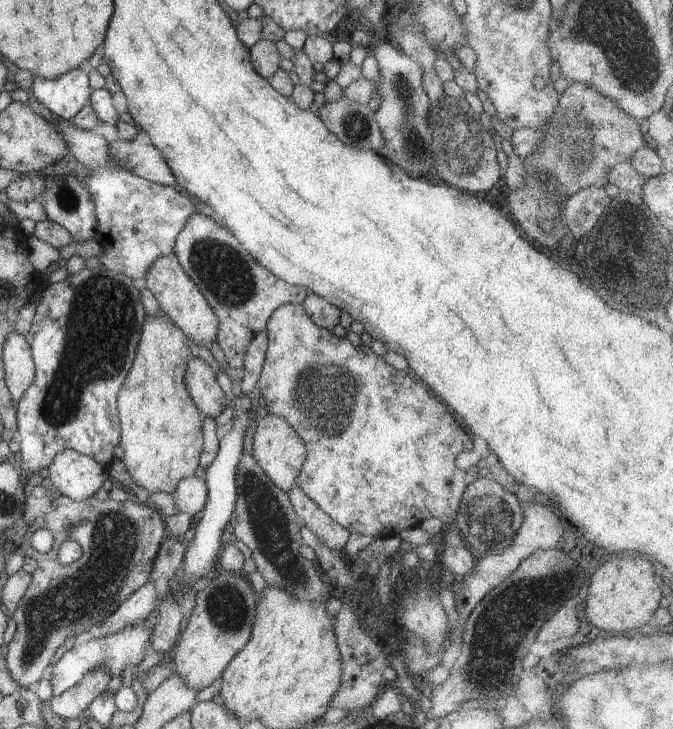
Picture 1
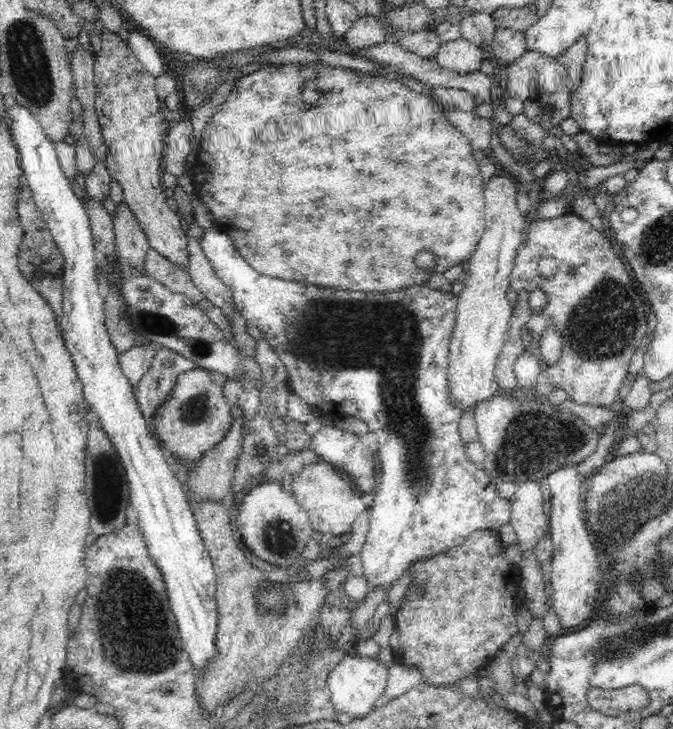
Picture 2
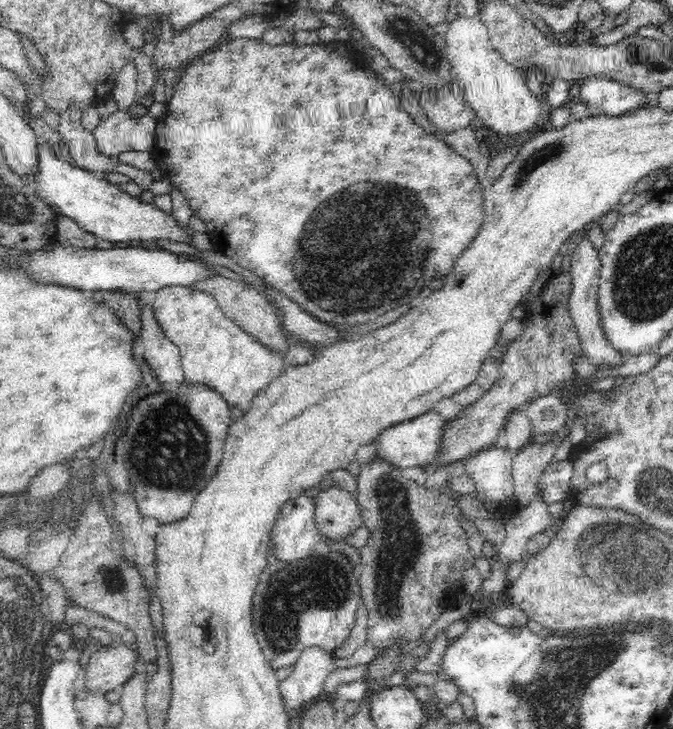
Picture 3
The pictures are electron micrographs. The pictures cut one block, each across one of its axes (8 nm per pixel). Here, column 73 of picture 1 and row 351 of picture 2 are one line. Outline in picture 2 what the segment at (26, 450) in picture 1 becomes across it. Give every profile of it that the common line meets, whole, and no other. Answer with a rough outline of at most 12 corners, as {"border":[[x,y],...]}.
{"border":[[199,239],[247,326],[382,477],[369,589],[511,523],[449,397],[459,295],[346,292]]}

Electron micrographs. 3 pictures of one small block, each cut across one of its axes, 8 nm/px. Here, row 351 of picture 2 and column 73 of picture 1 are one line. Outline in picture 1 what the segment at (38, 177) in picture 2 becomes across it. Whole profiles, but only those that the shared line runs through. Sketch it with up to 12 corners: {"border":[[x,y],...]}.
{"border":[[70,70],[56,80],[37,76],[38,102],[63,120],[89,104],[89,74]]}

